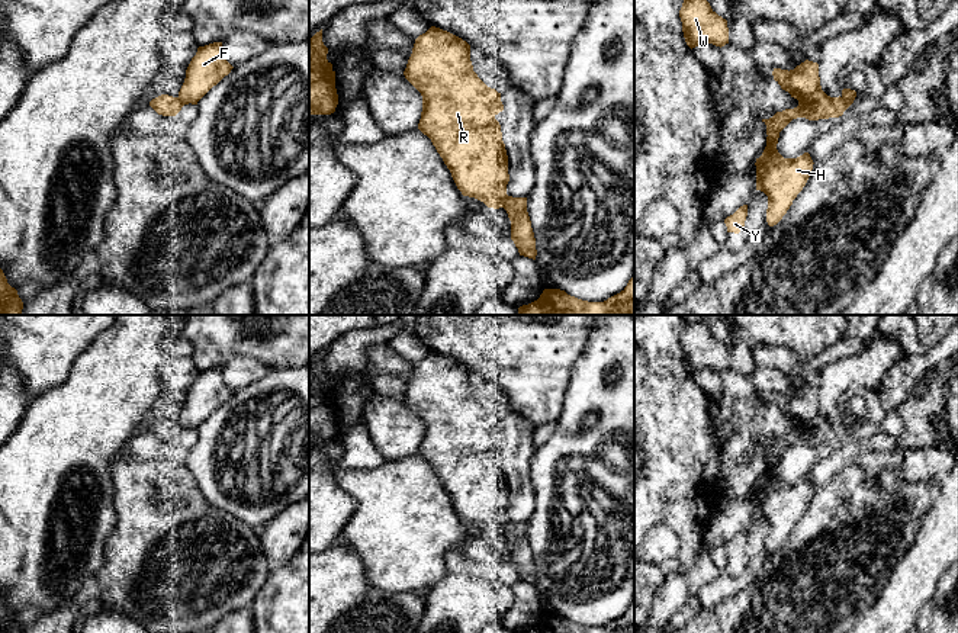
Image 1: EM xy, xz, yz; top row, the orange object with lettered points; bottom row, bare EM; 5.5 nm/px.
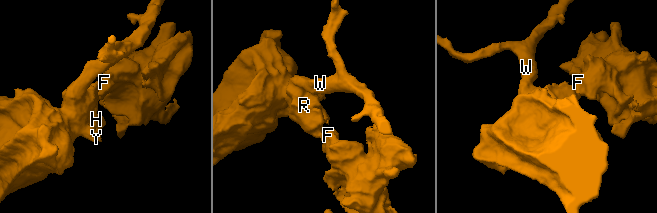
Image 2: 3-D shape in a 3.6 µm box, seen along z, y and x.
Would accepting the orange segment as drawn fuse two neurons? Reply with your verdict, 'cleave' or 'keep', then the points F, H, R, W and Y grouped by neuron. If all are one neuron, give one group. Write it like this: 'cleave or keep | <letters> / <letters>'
cleave | F / H R W Y

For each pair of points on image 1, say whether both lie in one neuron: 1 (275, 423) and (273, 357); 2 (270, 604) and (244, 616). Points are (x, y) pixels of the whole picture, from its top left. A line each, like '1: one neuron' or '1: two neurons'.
1: two neurons
2: two neurons

